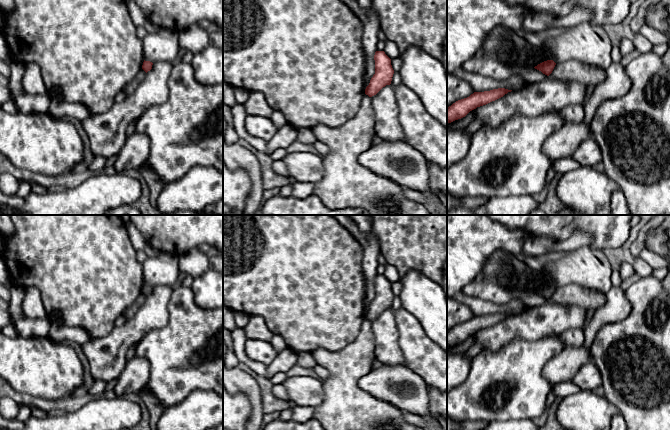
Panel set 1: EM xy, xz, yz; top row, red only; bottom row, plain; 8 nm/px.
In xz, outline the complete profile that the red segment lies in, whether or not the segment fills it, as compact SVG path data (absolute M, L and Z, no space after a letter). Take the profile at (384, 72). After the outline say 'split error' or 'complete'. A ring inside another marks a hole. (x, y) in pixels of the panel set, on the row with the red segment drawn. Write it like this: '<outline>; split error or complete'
M376 51L374 60L375 74L365 89L365 94L369 97L376 95L386 85L390 85L394 74L391 59L385 54L384 51Z; complete

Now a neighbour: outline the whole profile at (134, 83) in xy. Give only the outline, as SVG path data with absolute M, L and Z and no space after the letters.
M141 69L137 73L137 75L124 87L123 92L126 95L131 95L142 82L142 80L145 78L145 76L146 72L143 69Z

